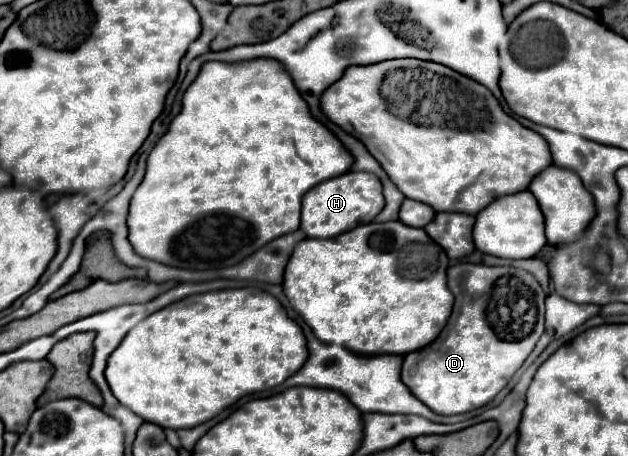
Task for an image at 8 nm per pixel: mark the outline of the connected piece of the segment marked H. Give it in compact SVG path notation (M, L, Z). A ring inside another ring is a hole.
M345 172L341 176L335 176L333 180L325 180L311 188L303 200L301 200L301 230L309 238L333 238L343 232L349 232L351 228L357 228L361 224L369 224L381 210L383 210L383 186L379 178L371 172Z

